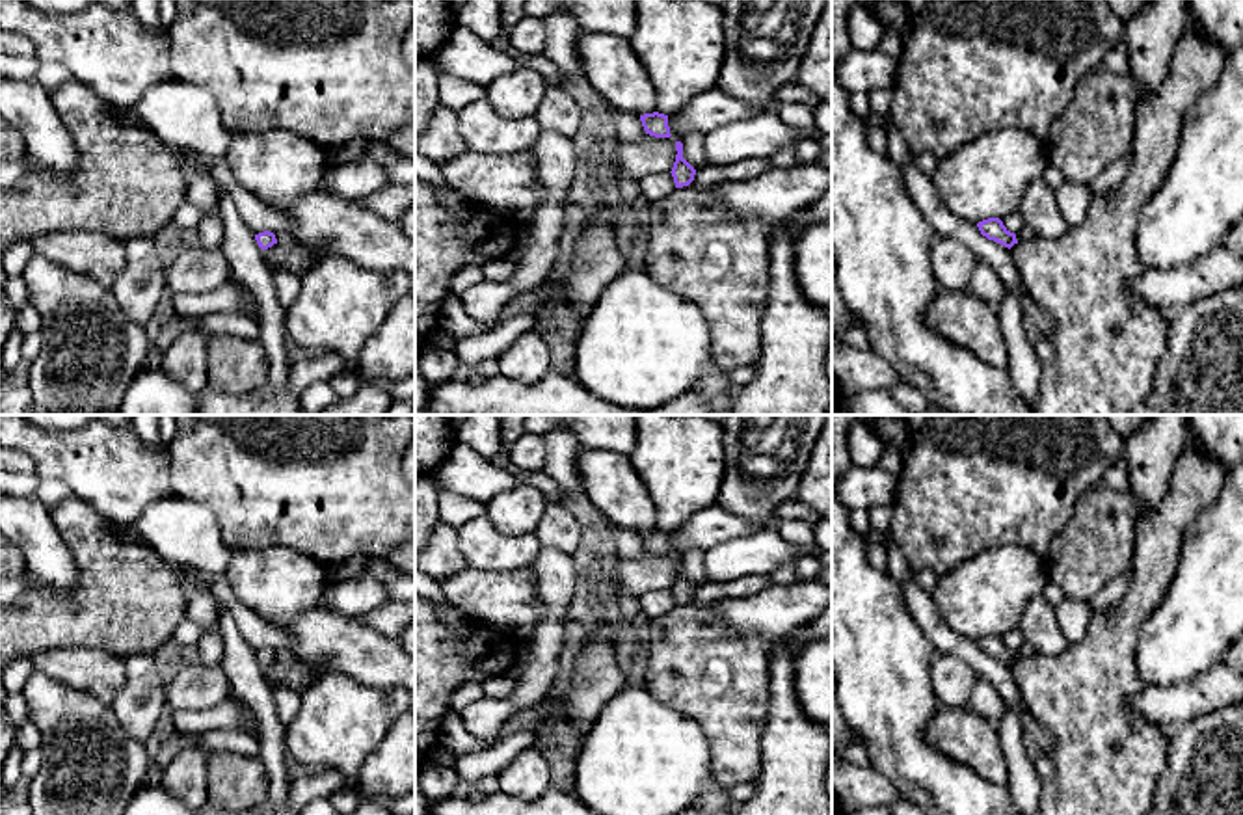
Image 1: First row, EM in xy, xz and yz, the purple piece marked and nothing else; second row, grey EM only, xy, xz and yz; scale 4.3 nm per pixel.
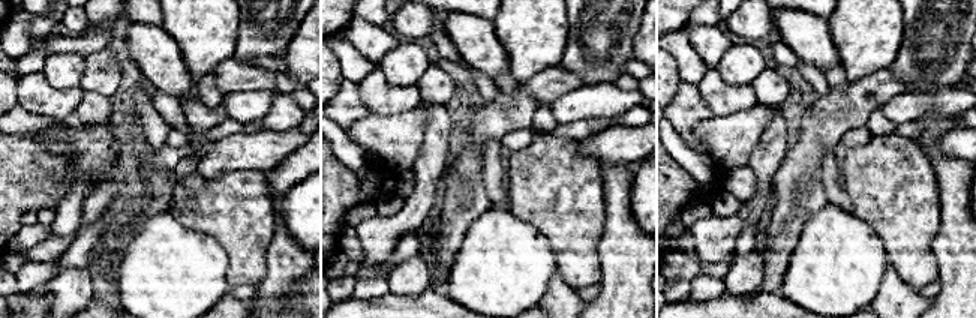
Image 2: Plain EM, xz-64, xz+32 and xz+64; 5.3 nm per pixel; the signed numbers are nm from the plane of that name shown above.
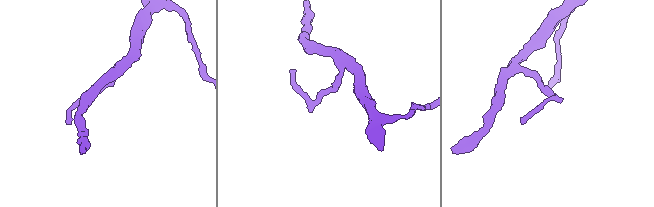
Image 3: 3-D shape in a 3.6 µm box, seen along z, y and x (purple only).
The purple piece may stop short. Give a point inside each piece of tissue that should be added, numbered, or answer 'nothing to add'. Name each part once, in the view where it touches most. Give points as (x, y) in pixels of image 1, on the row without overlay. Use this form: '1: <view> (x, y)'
nothing to add

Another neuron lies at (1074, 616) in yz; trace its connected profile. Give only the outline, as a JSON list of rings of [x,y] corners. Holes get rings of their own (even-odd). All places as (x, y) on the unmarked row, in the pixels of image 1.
[[[1064,597],[1064,601],[1055,607],[1055,614],[1066,642],[1077,644],[1085,638],[1098,612],[1094,612],[1087,601]]]

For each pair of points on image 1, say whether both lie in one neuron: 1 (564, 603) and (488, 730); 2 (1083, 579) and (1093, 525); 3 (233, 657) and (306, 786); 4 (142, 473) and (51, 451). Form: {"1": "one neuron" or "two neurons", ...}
{"1": "one neuron", "2": "one neuron", "3": "two neurons", "4": "one neuron"}

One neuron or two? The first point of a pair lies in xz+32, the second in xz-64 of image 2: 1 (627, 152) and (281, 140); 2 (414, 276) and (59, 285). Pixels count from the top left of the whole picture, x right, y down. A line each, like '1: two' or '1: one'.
1: one
2: one

